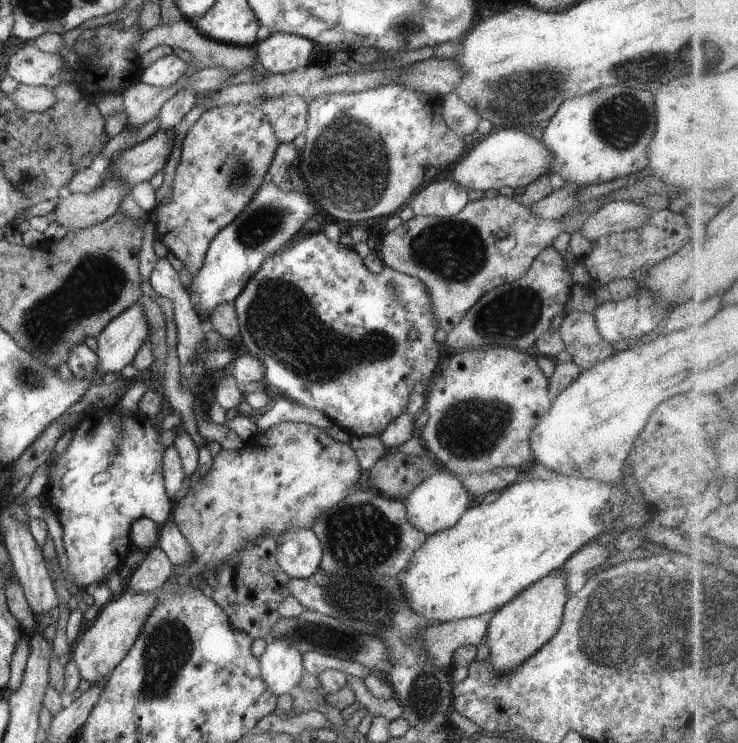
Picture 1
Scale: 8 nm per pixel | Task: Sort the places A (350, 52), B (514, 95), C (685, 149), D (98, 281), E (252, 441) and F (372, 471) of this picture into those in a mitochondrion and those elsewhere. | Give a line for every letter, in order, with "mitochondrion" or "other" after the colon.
A: other
B: mitochondrion
C: other
D: mitochondrion
E: other
F: other

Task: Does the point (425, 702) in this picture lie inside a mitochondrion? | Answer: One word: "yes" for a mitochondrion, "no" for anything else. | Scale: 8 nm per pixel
yes

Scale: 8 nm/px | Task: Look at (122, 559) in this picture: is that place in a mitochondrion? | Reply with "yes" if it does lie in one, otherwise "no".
no

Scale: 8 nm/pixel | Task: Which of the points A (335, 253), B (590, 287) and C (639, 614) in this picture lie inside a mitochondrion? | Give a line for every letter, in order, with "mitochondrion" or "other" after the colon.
A: other
B: other
C: mitochondrion

